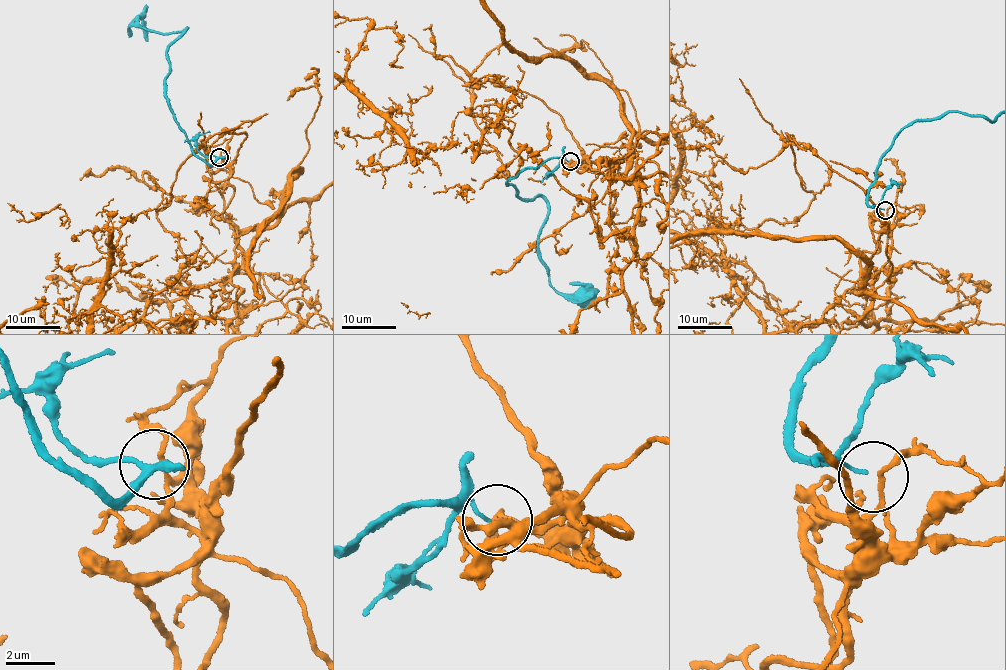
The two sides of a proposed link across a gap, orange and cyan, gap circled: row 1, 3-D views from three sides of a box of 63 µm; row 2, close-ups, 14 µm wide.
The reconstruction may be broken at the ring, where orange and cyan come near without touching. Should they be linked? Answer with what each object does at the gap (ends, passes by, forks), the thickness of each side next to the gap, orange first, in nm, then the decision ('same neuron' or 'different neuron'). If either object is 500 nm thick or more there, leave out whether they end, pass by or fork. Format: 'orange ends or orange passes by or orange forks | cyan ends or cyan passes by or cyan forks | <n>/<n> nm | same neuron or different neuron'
orange passes by | cyan ends | 180/120 nm | different neuron

